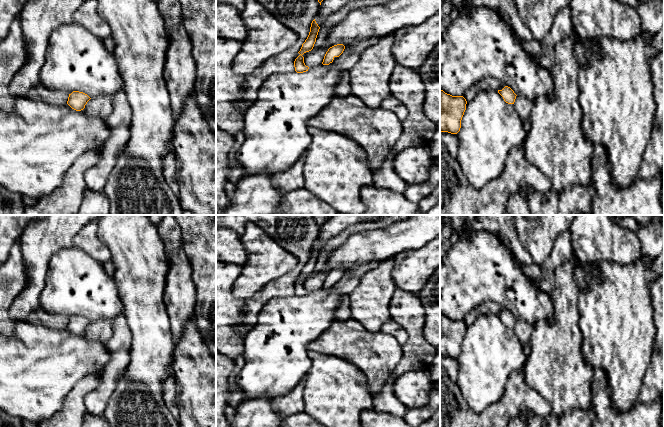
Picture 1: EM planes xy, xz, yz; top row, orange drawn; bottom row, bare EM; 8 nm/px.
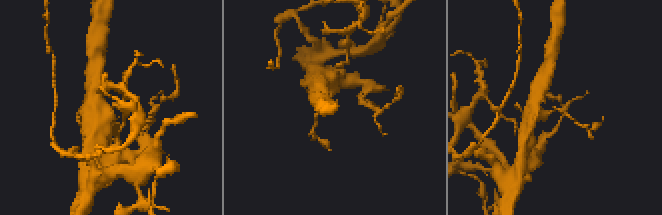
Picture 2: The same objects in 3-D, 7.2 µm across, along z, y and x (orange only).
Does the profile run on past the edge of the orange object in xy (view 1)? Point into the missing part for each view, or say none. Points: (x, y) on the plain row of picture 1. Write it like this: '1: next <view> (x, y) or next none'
1: next none

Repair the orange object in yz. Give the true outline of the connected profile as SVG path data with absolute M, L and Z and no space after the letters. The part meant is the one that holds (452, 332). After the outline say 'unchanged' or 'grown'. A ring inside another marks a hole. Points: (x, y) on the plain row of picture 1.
M440 315L440 356L457 358L460 355L466 328L463 320L452 320Z; unchanged

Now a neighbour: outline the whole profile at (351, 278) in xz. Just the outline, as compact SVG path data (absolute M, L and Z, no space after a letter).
M372 261L356 265L347 270L339 281L334 281L335 290L341 295L348 295L358 284L361 277L368 271L378 267L383 261Z

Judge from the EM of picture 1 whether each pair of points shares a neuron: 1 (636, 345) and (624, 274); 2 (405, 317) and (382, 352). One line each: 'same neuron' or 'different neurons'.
1: same neuron
2: different neurons

